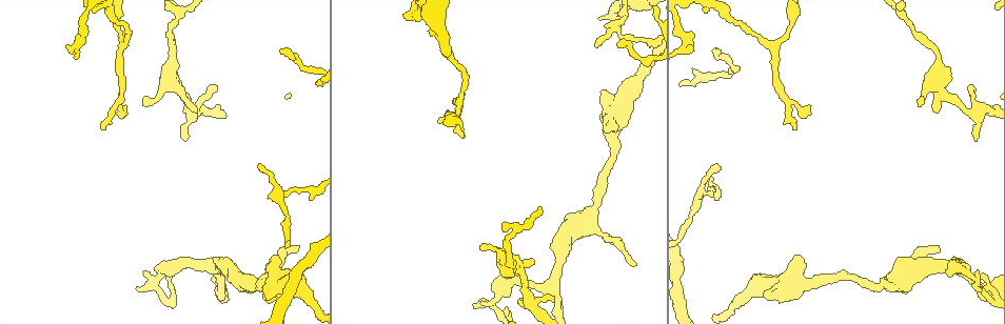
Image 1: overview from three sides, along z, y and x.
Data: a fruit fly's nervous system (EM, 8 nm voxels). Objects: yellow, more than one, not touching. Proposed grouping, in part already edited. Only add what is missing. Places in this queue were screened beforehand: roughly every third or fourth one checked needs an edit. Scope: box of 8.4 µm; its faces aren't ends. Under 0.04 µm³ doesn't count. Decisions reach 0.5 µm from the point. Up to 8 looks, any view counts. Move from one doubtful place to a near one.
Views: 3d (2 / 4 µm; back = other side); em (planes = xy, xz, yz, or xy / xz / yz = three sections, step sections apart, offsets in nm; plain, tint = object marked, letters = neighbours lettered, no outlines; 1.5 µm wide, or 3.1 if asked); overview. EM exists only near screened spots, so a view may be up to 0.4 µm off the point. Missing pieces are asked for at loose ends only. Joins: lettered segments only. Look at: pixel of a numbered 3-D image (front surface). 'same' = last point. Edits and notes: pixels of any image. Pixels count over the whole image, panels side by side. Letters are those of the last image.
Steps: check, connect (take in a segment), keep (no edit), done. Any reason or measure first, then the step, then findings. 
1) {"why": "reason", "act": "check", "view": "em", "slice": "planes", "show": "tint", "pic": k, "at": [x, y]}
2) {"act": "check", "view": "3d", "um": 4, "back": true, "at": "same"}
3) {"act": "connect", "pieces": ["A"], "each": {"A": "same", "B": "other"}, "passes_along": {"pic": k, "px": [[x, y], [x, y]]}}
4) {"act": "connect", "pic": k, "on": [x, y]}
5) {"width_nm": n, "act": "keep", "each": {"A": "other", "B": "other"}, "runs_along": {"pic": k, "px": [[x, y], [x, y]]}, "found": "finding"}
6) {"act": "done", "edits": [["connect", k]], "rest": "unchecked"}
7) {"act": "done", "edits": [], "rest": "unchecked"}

{"why": "an open end", "act": "check", "view": "em", "slice": "planes", "show": "letters", "pic": 1, "at": [918, 106]}

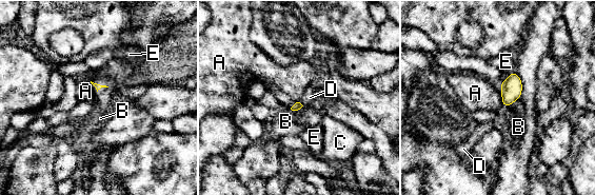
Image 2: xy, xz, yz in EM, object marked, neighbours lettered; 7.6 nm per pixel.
{"act": "keep", "each": {"A": "other", "B": "other", "C": "other", "D": "other", "E": "other"}, "border": {"pic": 2, "px": [[299, 101], [303, 105]]}, "found": "no lettered segment goes on from it"}

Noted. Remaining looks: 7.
{"why": "branch stops here", "act": "check", "view": "3d", "um": 4, "pic": 1, "at": [126, 115]}

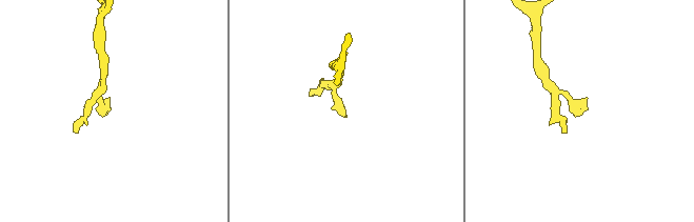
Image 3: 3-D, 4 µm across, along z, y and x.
{"act": "check", "view": "em", "slice": "planes", "show": "letters", "pic": 3, "at": [111, 109]}

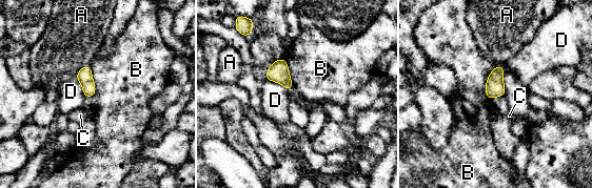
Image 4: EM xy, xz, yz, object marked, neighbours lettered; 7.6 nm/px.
{"width_nm": 100, "act": "keep", "each": {"A": "other", "B": "other", "C": "other", "D": "other"}, "border": {"pic": 4, "px": [[497, 65], [486, 83], [490, 100]]}, "found": "no lettered segment goes on from it"}

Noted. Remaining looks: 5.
{"act": "check", "view": "em", "slice": "xy", "step": 4, "show": "tint", "pic": 1, "at": [136, 288]}

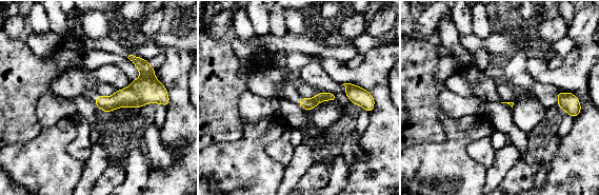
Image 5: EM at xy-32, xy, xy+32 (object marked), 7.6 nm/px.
{"act": "check", "view": "em", "slice": "planes", "show": "letters", "at": "same"}

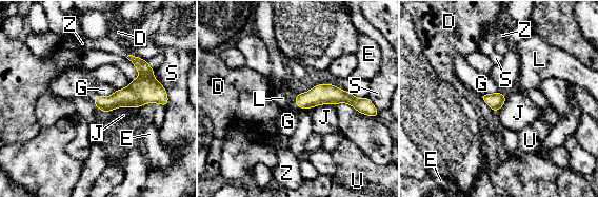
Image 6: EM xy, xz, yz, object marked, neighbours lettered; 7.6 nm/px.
{"width_nm": 110, "act": "keep", "each": {"D": "other", "E": "other", "G": "other", "J": "other", "L": "other", "S": "other", "U": "other", "Z": "other"}, "runs_along": {"pic": 6, "px": [[297, 98], [347, 97], [359, 106]]}, "found": "none of them fits"}

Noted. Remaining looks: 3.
{"act": "done", "edits": [], "rest": "unchecked"}

